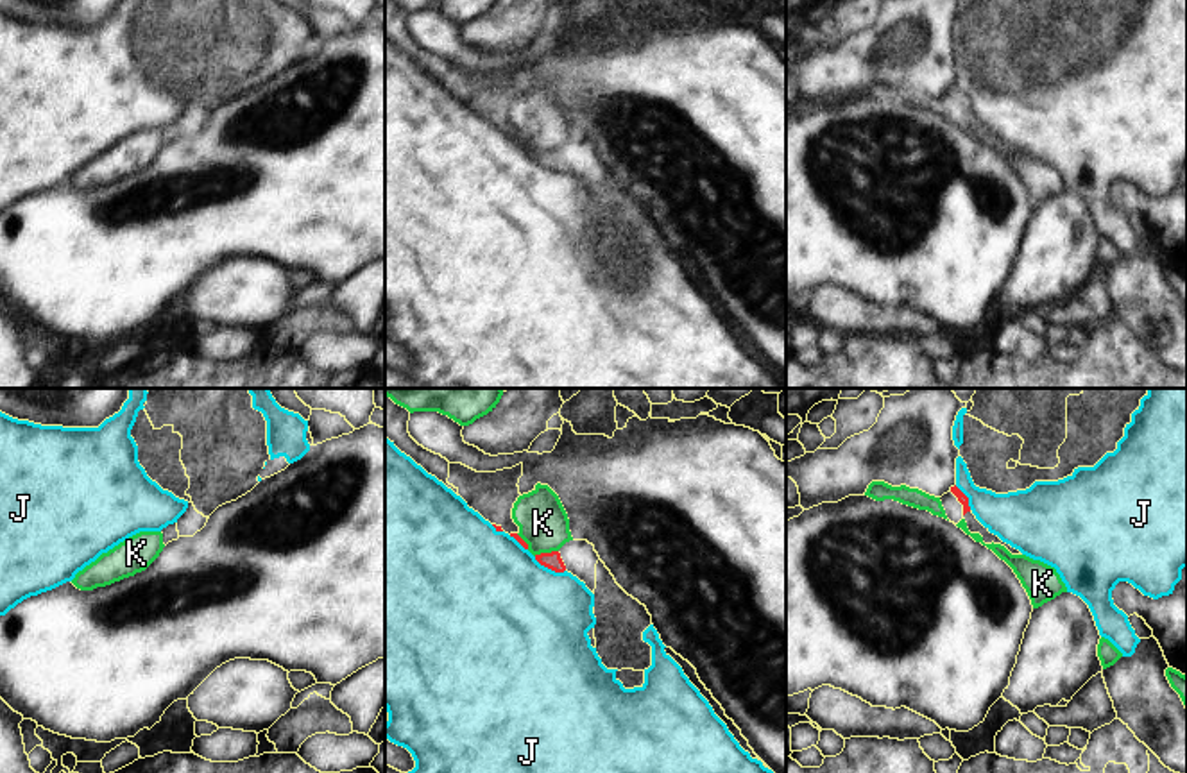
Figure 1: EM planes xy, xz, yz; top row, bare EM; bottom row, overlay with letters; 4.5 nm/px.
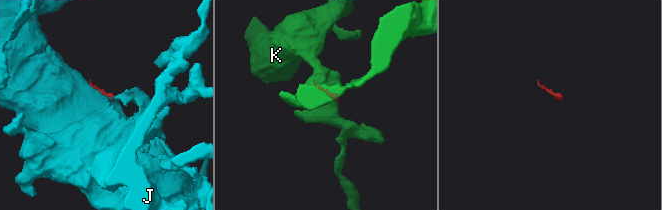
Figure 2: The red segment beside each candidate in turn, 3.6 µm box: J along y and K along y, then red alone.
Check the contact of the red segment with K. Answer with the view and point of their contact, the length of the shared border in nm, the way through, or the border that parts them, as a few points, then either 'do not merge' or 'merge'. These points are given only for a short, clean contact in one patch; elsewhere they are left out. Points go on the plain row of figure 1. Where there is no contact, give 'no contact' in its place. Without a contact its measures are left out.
contact xz (545, 152); length 110 nm; border xz (557, 149), (534, 154); do not merge

